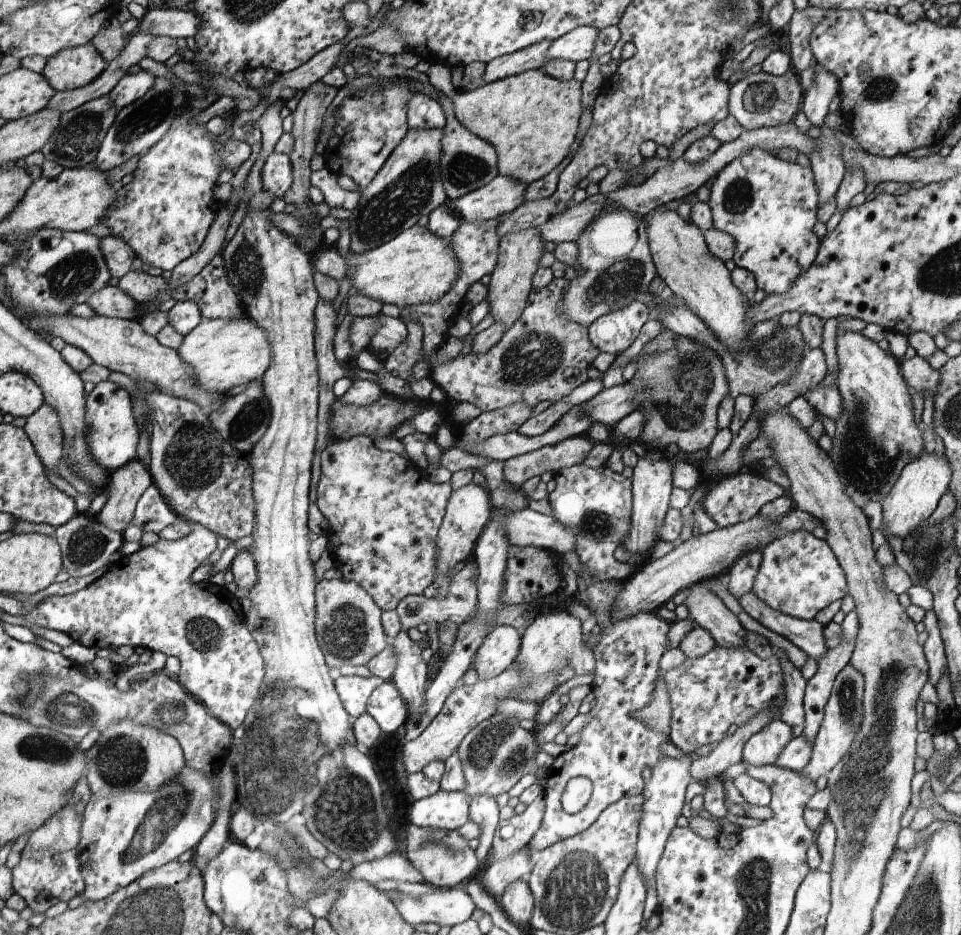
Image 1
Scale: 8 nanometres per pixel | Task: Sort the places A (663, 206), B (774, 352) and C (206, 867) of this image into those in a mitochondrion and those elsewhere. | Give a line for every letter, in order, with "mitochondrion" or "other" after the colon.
A: other
B: mitochondrion
C: other

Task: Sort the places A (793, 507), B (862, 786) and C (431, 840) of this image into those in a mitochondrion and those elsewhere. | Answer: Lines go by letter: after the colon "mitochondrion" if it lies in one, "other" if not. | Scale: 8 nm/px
A: other
B: mitochondrion
C: mitochondrion

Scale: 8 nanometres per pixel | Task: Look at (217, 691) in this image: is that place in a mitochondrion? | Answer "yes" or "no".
no

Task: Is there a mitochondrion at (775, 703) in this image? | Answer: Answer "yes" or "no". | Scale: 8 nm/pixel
no

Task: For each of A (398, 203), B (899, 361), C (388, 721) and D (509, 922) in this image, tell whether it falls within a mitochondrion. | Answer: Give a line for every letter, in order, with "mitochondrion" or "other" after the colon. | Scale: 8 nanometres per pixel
A: mitochondrion
B: other
C: other
D: other

